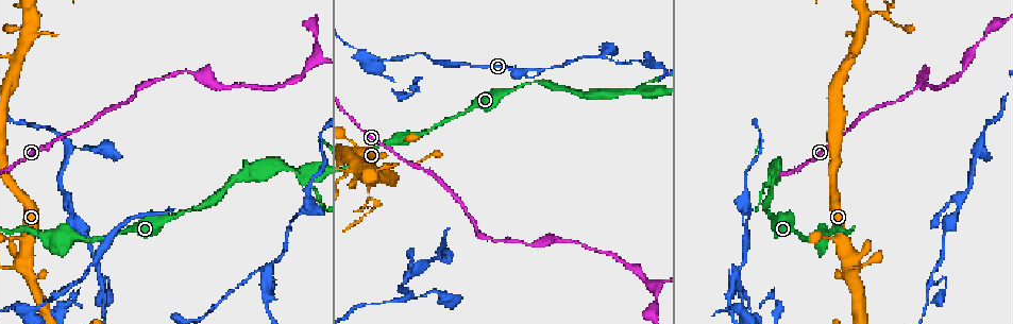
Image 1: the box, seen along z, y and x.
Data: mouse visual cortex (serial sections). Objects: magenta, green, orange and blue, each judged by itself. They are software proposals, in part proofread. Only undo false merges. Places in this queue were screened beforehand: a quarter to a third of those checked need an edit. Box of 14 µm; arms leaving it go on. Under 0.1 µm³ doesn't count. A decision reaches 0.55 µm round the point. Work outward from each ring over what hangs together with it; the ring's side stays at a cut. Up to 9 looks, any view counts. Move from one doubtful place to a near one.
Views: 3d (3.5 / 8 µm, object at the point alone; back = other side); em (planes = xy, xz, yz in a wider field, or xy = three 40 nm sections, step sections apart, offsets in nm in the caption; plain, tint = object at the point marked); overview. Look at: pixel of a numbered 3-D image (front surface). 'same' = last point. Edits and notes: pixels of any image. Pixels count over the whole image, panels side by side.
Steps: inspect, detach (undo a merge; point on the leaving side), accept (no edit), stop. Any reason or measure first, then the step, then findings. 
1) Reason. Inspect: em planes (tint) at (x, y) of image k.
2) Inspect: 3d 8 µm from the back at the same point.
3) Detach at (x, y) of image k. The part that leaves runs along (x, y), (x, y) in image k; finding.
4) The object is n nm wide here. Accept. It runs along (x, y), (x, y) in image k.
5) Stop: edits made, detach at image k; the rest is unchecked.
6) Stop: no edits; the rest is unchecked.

Branch point. Inspect: 3d 3.5 µm from the back at (69, 233) of image 1.

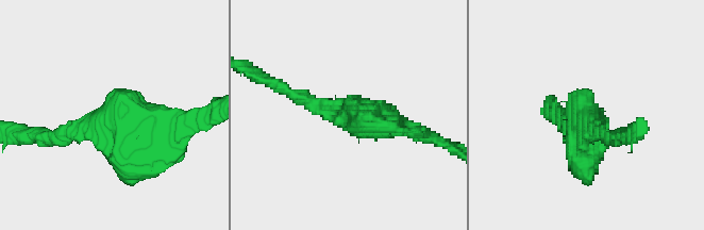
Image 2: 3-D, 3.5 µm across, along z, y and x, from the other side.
Inspect: em xy step 2 (tint) at (103, 124) of image 2.

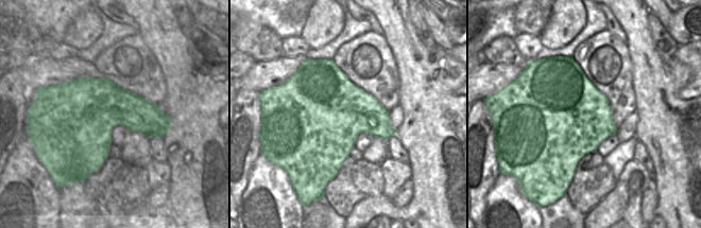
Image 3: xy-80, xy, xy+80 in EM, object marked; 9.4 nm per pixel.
Another direction. Inspect: em xy step 3 (tint) at the same point.

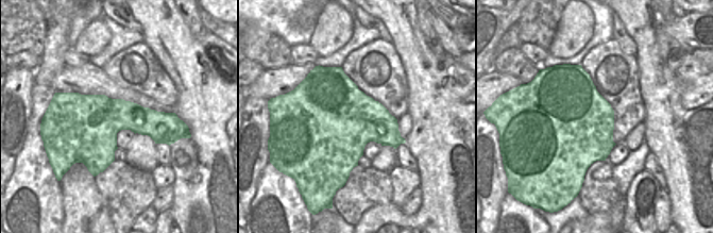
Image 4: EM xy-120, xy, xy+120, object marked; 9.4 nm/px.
Accept. It runs along (301, 97), (432, 137) in image 2; continuous, no second cell.

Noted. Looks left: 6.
Sharp bend. Inspect: 3d 3.5 µm at (29, 309) of image 1.

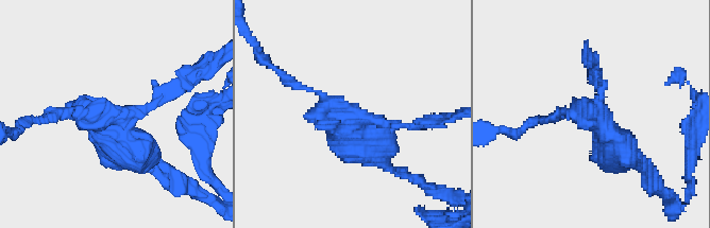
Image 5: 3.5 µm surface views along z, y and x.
3 arms meet here. Detach at (627, 148) of image 5. The part that leaves runs along (598, 108), (642, 167) in image 5; two cells meet here.

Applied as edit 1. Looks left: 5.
A narrow waist. Inspect: 3d 3.5 µm at (891, 12) of image 1.

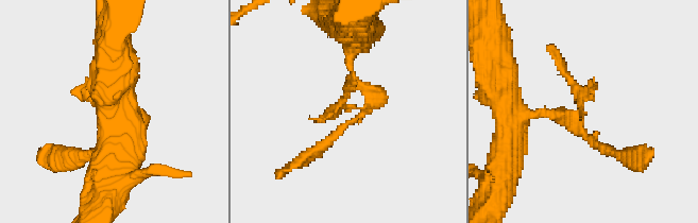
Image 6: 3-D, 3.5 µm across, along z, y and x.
Inspect: em xy step 5 (tint) at (354, 108) of image 6.

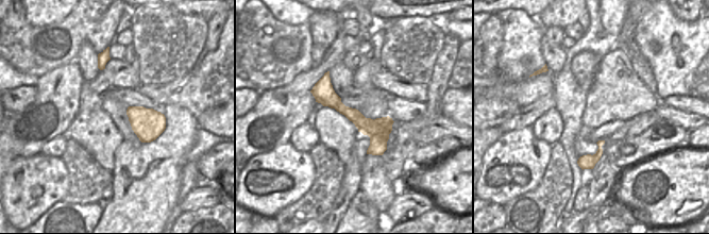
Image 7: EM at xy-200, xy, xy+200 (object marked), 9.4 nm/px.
Inspect: em planes (tint) at the same point.

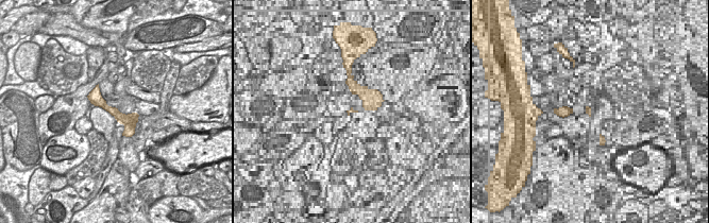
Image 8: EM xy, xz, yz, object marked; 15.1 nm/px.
Accept. Continuous, no second cell.

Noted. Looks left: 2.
Three-way junction. Inspect: 3d 3.5 µm at (658, 283) of image 1.

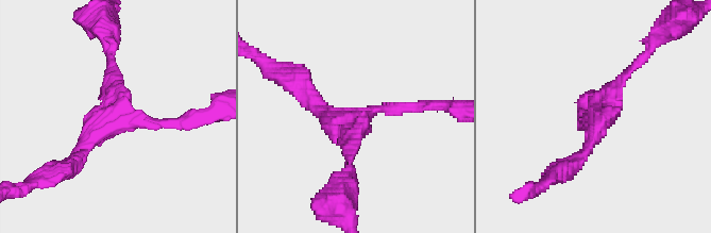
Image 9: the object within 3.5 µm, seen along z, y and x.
Accept. It runs along (570, 166), (641, 57) in image 9; continuous, no second cell.

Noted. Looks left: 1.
Stop: edits made, detach at image 5; the rest is unchecked.

